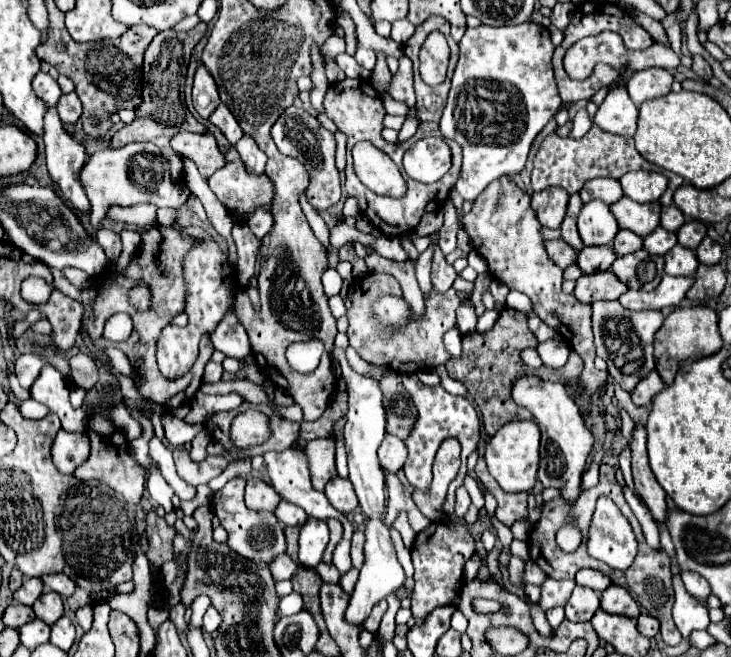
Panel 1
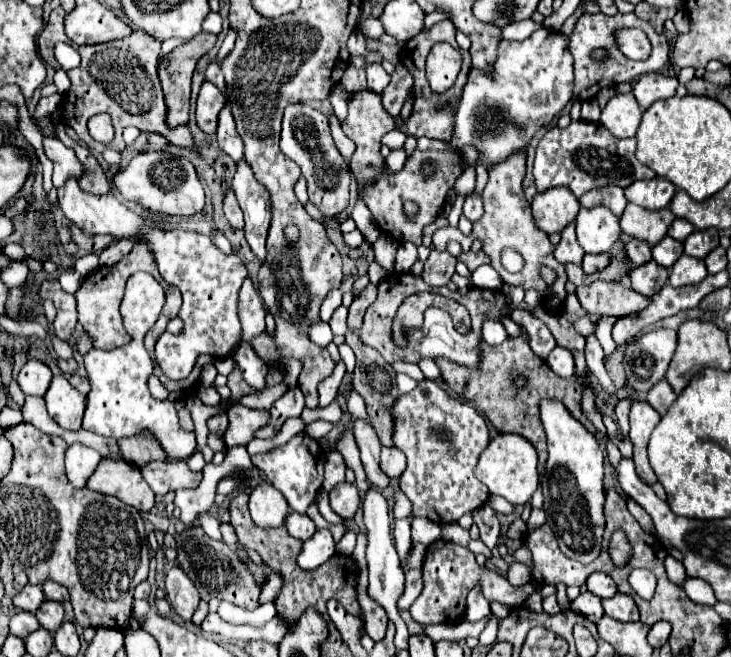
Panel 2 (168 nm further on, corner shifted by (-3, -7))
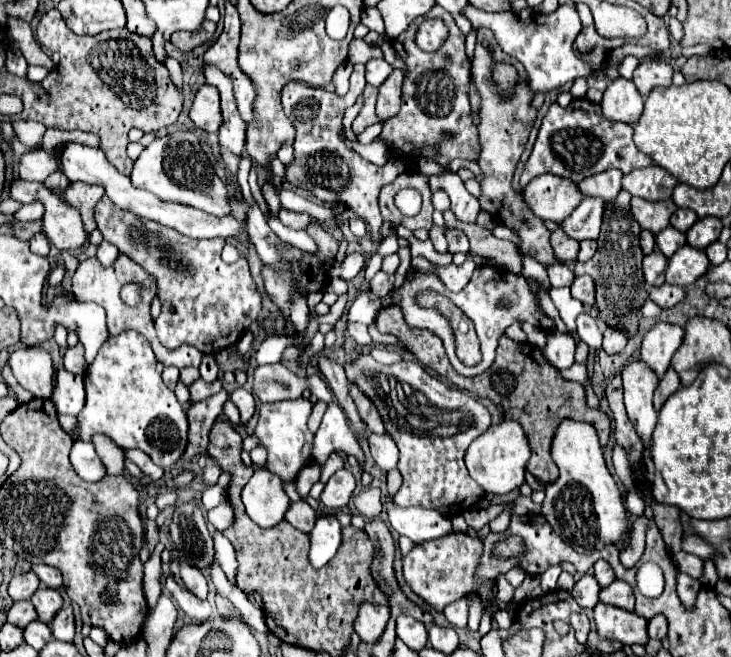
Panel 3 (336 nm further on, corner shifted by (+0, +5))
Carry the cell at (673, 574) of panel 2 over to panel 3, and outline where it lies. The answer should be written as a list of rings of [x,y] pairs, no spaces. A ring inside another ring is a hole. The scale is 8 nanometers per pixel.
[[[678,572],[678,574],[676,574],[676,590],[678,590],[680,600],[682,600],[686,606],[694,604],[696,594],[698,594],[698,588],[700,588],[700,582],[698,582],[698,580],[688,578],[688,574],[684,574],[684,572]]]

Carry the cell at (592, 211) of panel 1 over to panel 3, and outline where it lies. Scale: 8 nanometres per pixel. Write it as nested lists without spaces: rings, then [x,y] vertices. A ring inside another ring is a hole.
[[[582,198],[578,208],[560,224],[564,232],[574,240],[596,240],[602,226],[604,200],[602,198]]]

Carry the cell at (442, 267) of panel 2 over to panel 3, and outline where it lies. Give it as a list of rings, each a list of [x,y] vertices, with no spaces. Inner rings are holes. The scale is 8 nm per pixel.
[[[448,228],[446,230],[446,238],[448,238],[448,252],[450,254],[456,254],[456,252],[468,252],[468,238],[460,232],[460,230],[454,230],[454,228]]]

